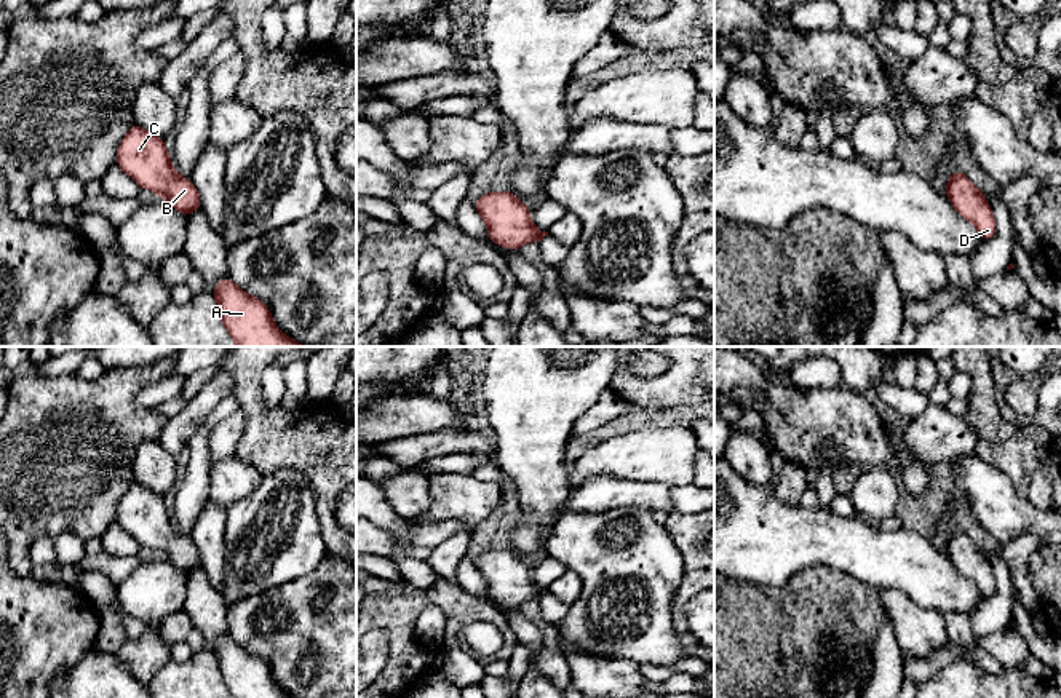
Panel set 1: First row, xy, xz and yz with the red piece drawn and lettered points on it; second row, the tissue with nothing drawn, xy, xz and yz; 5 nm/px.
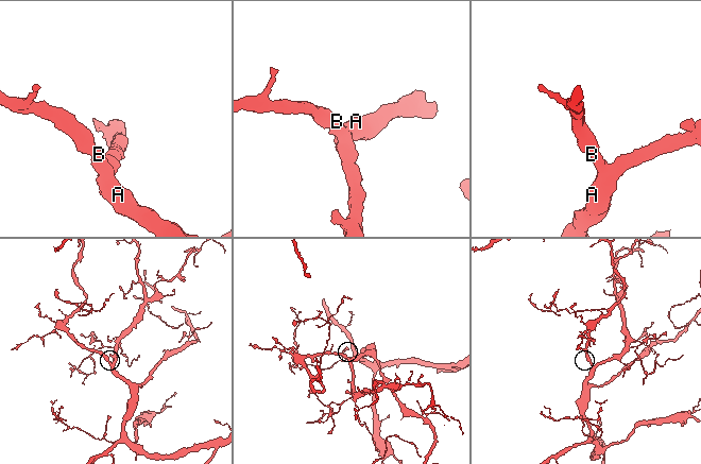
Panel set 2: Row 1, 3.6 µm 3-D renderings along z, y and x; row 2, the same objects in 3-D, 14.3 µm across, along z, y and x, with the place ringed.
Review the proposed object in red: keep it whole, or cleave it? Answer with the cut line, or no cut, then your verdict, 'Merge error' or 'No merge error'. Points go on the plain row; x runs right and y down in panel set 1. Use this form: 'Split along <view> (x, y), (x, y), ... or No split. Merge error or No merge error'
No split. No merge error

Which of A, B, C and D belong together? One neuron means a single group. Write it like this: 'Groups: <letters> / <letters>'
Groups: A B C D

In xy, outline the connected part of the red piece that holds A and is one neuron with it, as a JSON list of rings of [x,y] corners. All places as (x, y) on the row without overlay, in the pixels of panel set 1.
[[[230,634],[216,640],[213,655],[233,698],[292,698],[276,685],[268,663],[246,652]]]

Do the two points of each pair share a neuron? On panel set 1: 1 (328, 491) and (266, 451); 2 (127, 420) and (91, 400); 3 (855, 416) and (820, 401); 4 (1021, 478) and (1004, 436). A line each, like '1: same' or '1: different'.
1: same
2: same
3: same
4: same

